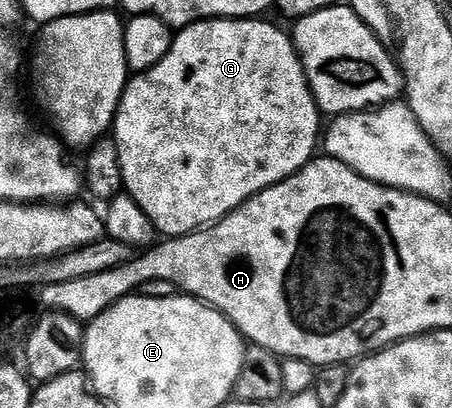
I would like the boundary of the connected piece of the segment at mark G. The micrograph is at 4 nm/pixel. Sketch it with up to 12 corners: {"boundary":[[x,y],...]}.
{"boundary":[[197,20],[118,103],[163,237],[315,159],[291,33]]}

